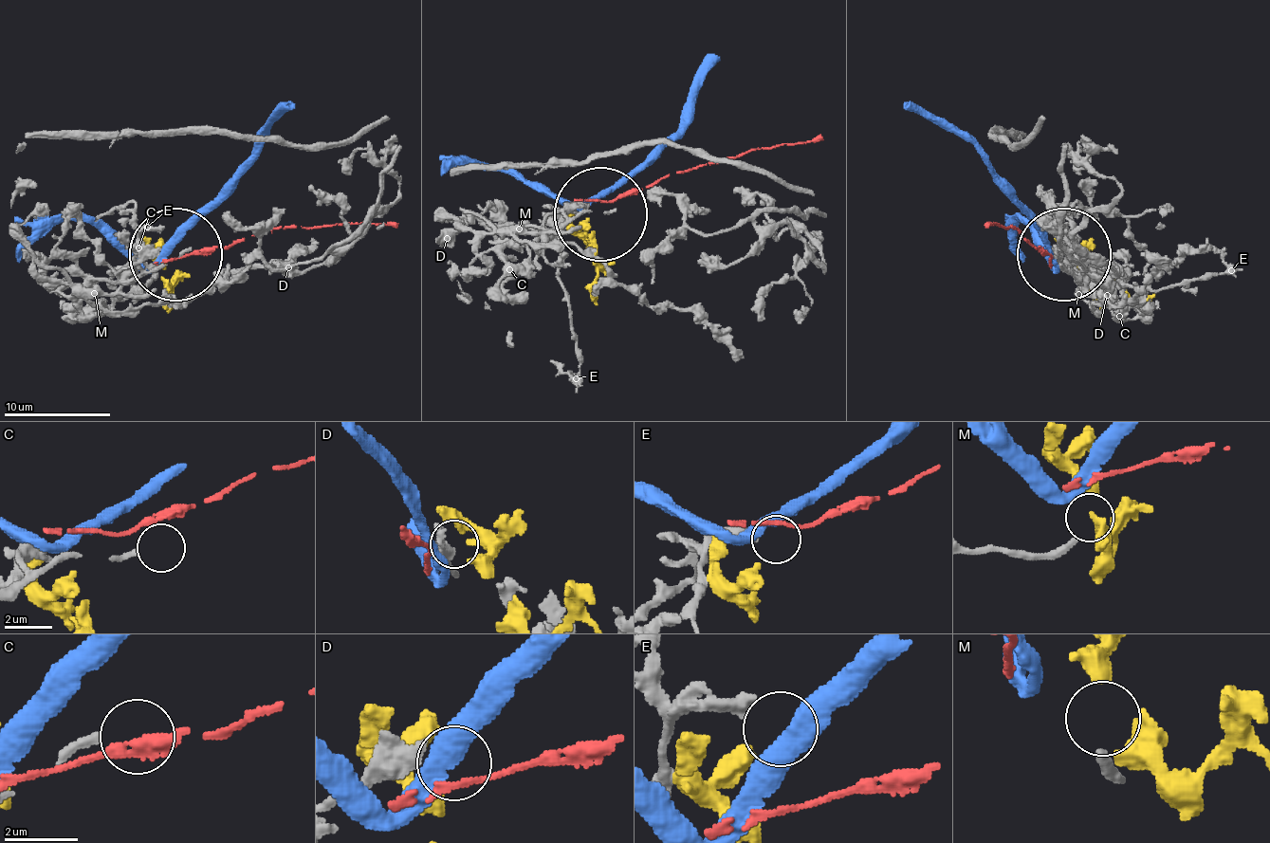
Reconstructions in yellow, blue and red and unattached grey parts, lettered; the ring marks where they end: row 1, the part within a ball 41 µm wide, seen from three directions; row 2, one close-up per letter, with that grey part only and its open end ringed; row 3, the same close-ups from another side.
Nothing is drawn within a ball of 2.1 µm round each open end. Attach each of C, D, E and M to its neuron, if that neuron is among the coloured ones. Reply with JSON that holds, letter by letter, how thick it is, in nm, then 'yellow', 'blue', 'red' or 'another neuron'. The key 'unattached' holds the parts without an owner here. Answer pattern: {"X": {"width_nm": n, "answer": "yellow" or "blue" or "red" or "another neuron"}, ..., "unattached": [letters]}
{"C": {"width_nm": 240, "answer": "another neuron"}, "D": {"width_nm": 360, "answer": "another neuron"}, "E": {"width_nm": 400, "answer": "another neuron"}, "M": {"width_nm": 280, "answer": "yellow"}, "unattached": ["C", "D", "E"]}

